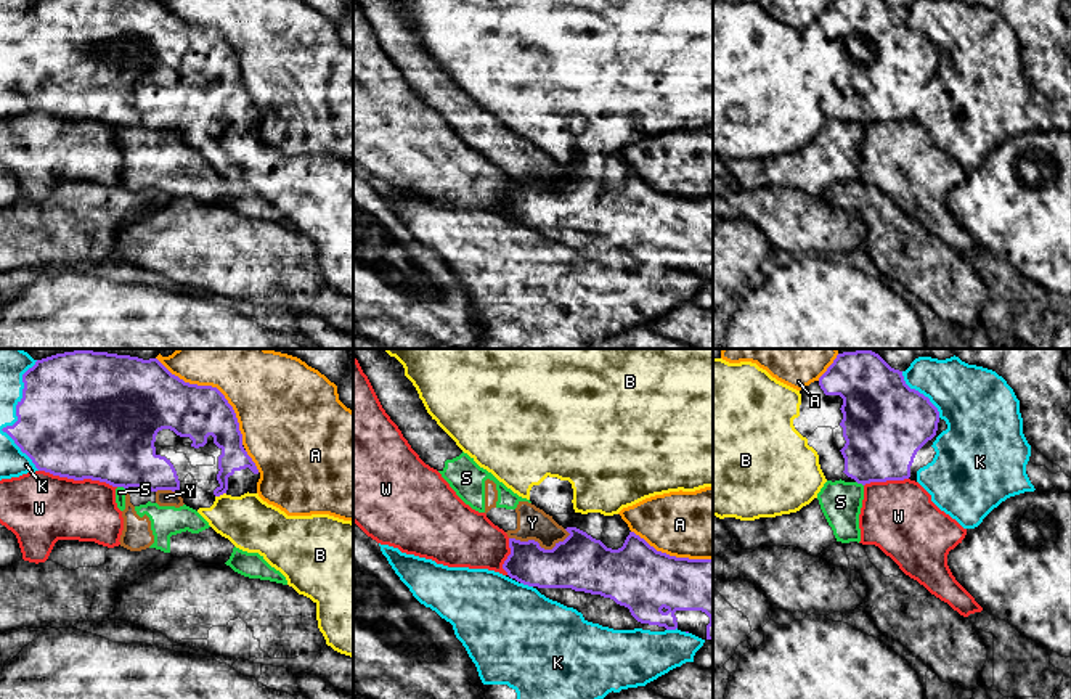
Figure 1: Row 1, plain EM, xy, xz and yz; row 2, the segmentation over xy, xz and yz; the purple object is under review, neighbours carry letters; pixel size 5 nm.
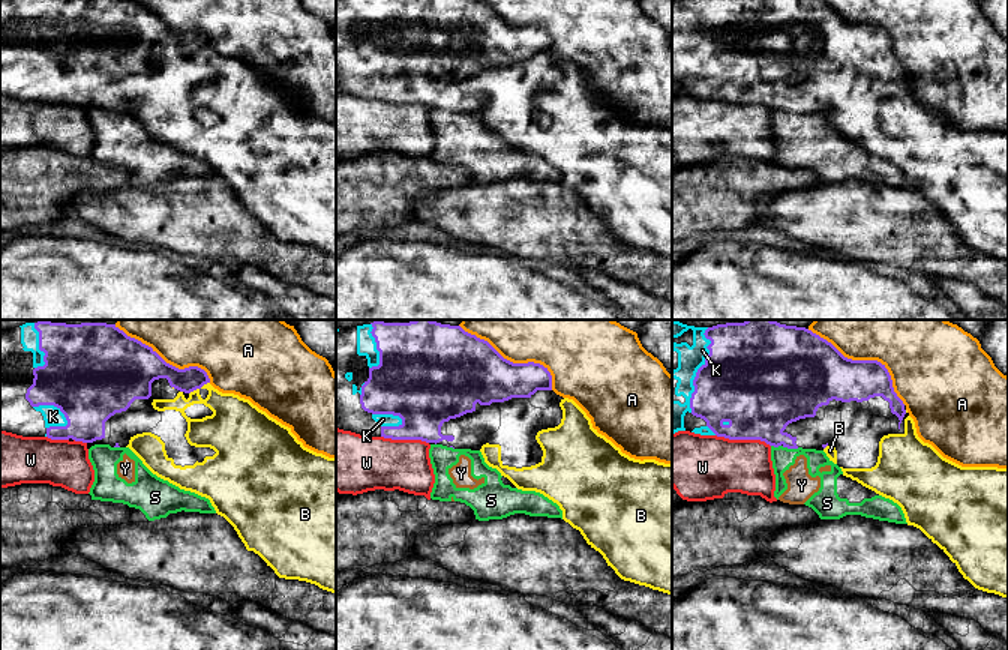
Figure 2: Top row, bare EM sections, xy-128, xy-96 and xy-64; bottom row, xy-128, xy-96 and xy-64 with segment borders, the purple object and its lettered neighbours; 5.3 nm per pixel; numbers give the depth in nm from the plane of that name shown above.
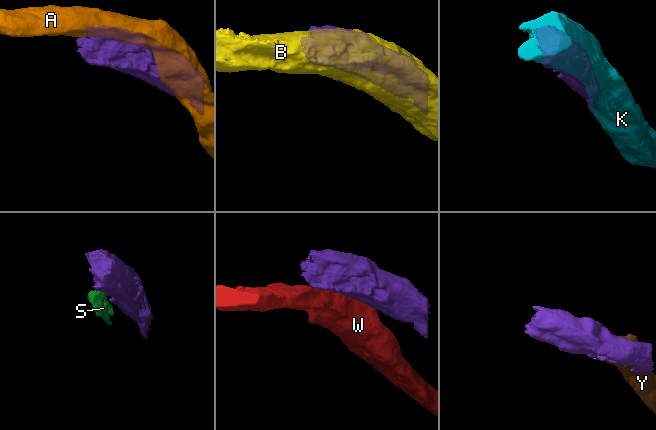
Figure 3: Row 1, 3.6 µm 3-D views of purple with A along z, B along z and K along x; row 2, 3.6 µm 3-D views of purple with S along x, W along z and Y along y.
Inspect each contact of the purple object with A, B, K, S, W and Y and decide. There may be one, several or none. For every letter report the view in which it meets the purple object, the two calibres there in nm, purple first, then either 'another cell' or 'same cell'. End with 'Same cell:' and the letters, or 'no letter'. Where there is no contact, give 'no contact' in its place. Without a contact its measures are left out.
A: xy | 280/400 nm | another cell
B: xy | 130/280 nm | another cell
K: xy | 500/140 nm | another cell
S: xy | 440/50 nm | another cell
W: xy | 500/360 nm | another cell
Y: xz | 280/160 nm | another cell
Same cell: no letter

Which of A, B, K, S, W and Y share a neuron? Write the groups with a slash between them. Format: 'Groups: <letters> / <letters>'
Groups: A / B / K / S Y / W

